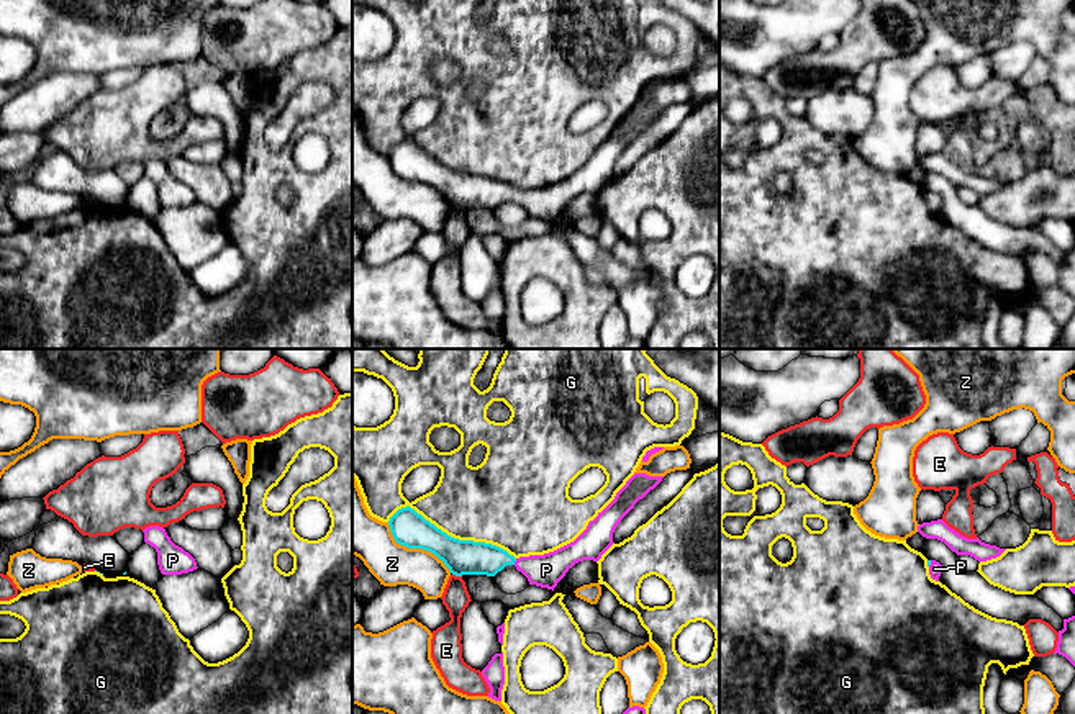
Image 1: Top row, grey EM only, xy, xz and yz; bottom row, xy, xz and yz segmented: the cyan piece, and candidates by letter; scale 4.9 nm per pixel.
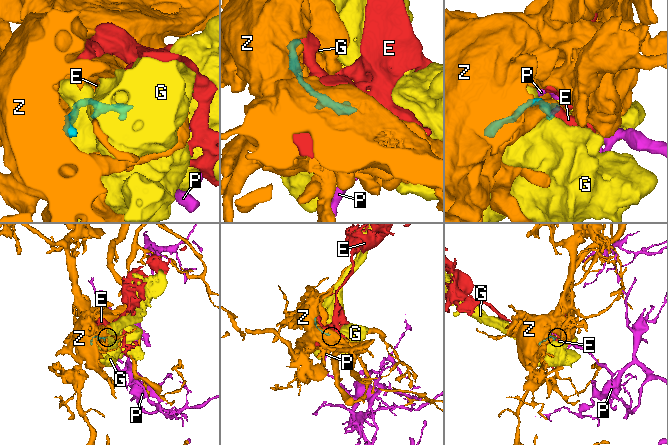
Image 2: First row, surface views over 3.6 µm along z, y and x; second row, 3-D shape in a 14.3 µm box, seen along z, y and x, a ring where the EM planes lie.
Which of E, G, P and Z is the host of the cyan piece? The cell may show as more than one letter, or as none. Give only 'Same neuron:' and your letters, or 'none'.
Same neuron: P

